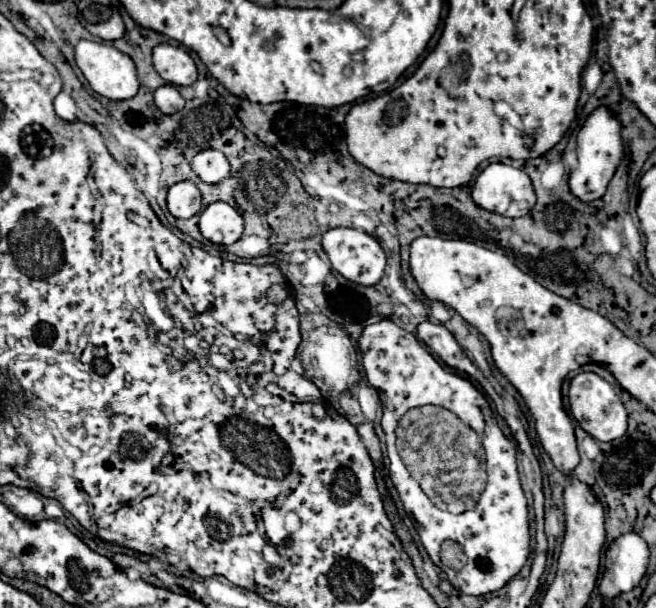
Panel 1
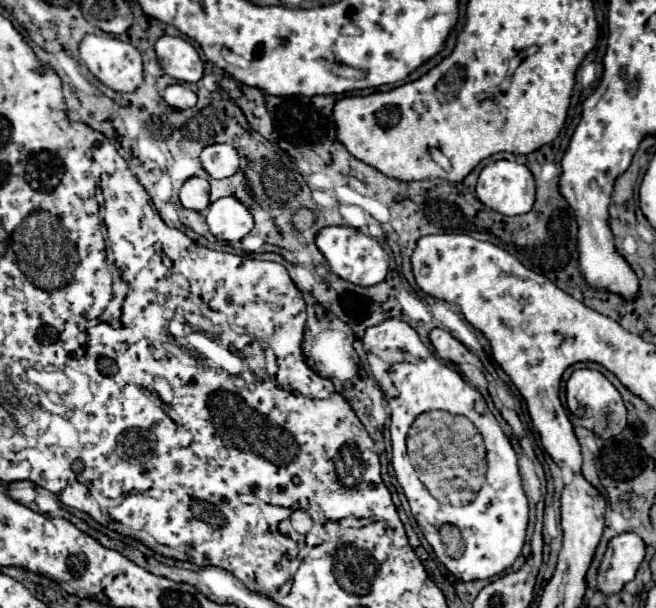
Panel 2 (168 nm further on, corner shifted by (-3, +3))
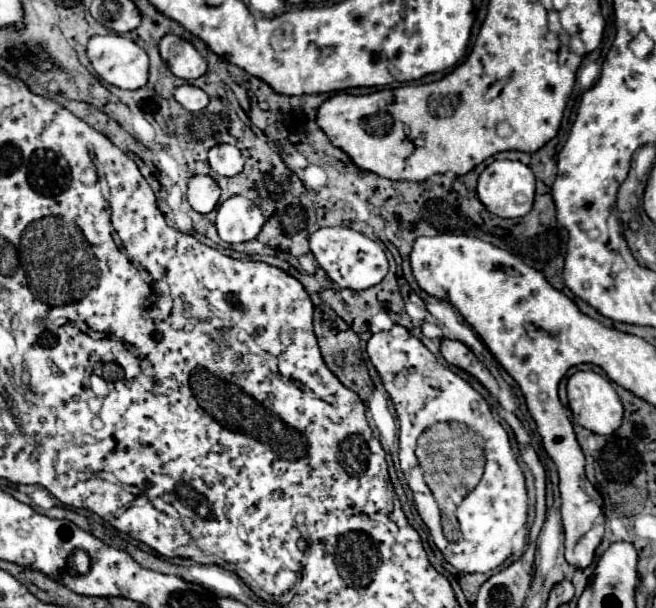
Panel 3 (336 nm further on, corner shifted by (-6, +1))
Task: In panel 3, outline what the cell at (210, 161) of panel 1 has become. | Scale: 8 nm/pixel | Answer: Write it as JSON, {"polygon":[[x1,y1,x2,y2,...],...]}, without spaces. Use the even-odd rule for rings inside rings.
{"polygon":[[218,144,210,148,208,162,212,170,218,172,220,176,236,176,242,172,242,166,244,166,240,150,232,144]]}

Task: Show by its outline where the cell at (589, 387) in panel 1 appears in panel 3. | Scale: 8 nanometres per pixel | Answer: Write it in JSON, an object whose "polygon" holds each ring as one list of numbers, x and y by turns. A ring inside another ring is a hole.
{"polygon":[[576,372,568,378,568,402,570,402,570,410,574,414,574,420,596,432,596,434,614,434,618,430,618,426,622,424,622,402,616,394,616,390,612,388,612,384,596,372]]}

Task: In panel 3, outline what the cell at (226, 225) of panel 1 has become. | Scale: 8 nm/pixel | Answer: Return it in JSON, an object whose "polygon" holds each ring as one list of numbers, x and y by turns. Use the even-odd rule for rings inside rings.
{"polygon":[[232,196,220,204,216,228,224,242,246,242,258,236,264,226,260,208,244,196]]}

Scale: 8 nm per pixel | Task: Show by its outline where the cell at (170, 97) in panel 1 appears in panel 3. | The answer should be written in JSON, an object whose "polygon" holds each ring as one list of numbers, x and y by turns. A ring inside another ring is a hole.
{"polygon":[[184,84,184,86,178,86,174,90,174,96,176,100,190,112,198,112,202,108,208,106,210,98,208,94,202,90,202,88,196,88,196,86,190,86,190,84]]}

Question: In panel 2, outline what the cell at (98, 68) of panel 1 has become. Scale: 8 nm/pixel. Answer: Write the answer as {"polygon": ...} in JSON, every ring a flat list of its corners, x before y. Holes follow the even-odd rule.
{"polygon":[[87,34,79,44,79,56,81,62,89,68,89,72,111,90,135,92,143,84,143,62,139,50,127,42,121,42,115,36]]}

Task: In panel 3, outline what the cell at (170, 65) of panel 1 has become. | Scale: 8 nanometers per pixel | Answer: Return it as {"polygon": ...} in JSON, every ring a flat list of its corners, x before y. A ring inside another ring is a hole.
{"polygon":[[166,34,160,40,160,56,178,78,196,80,206,74,206,62,198,50,174,34]]}

